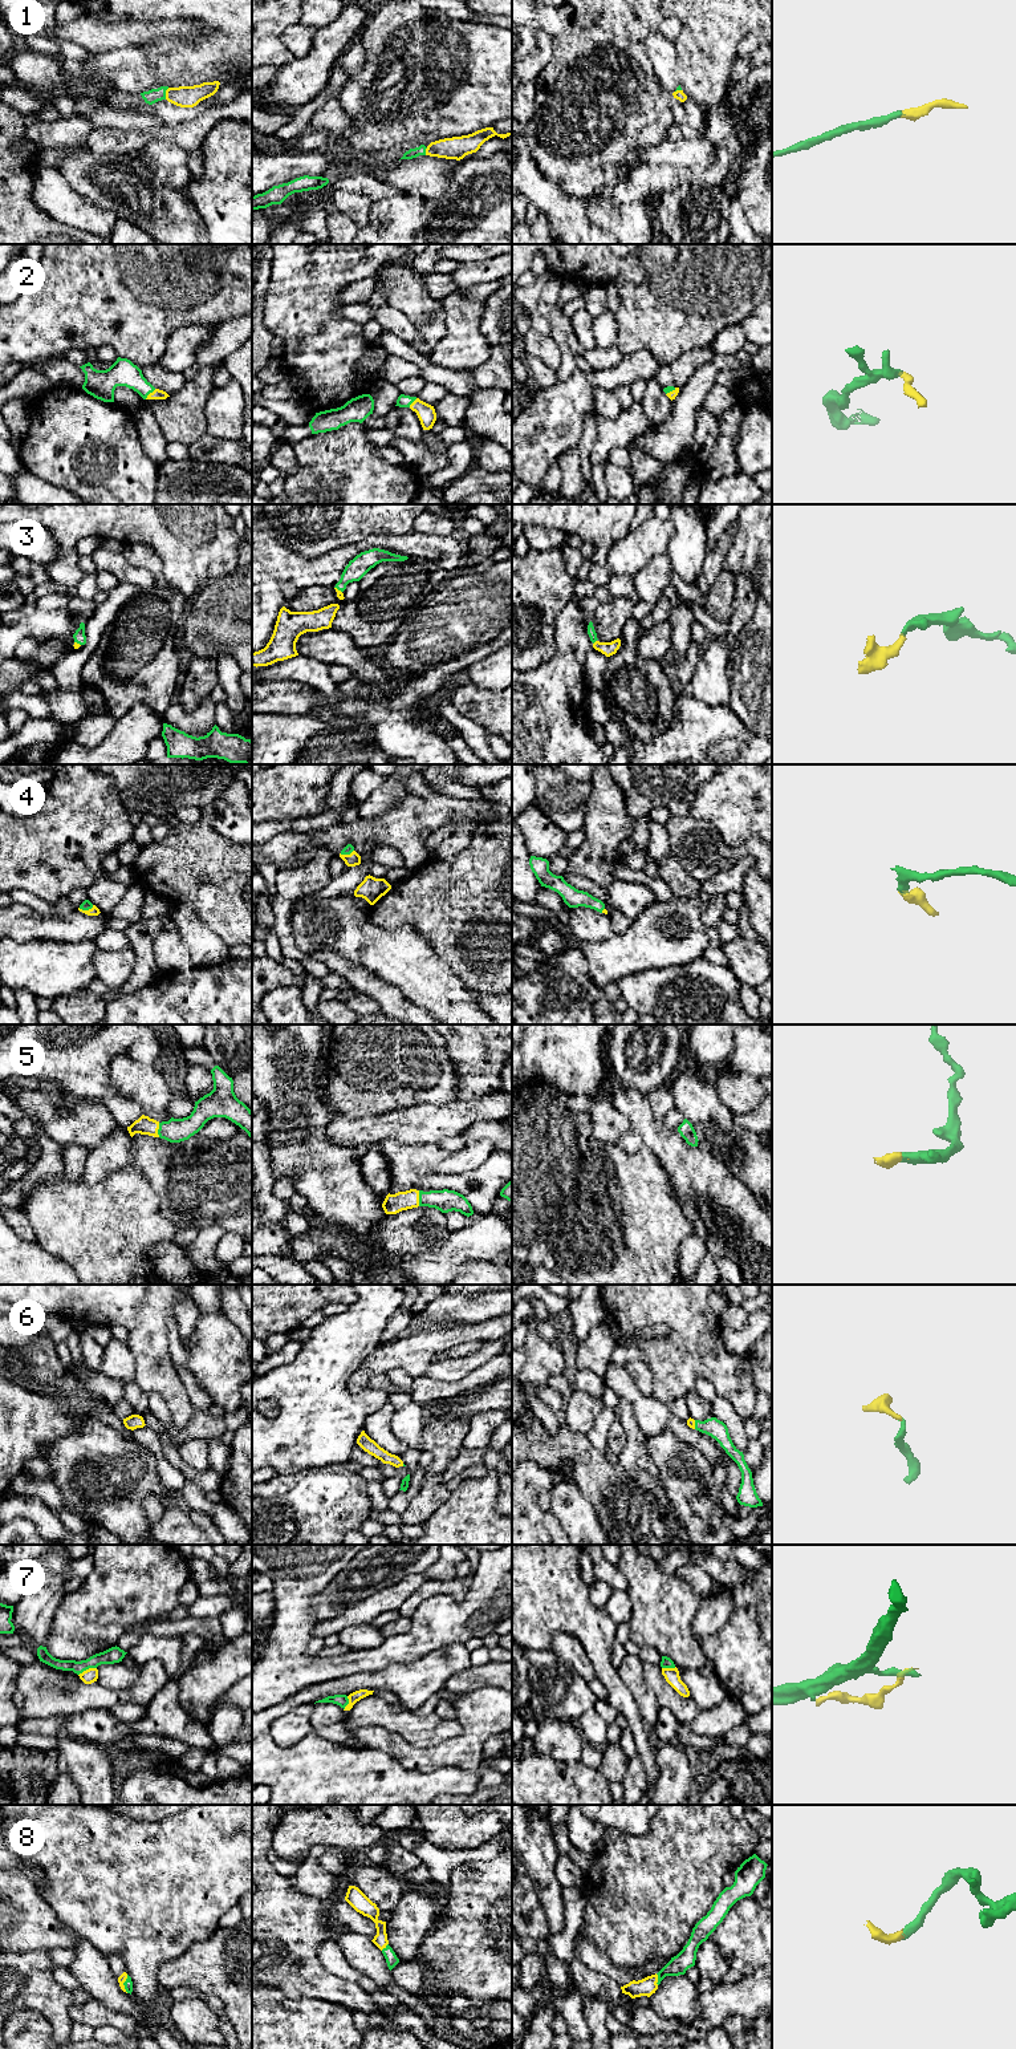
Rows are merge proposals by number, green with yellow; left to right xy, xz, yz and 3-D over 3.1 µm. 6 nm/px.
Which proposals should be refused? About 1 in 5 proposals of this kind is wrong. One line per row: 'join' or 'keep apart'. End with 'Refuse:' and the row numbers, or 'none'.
1: join
2: join
3: join
4: join
5: join
6: join
7: keep apart
8: join
Refuse: 7

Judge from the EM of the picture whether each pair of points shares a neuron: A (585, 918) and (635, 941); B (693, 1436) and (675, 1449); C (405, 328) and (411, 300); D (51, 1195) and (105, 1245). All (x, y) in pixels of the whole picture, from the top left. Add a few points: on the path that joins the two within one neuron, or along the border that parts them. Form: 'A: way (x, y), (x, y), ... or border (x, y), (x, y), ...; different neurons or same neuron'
A: border (613, 933), (602, 940), (582, 941); different neurons
B: border (669, 1428), (679, 1439), (695, 1447), (708, 1463); different neurons
C: border (386, 303), (409, 320), (421, 340), (419, 348); different neurons
D: way (64, 1208), (92, 1232); same neuron

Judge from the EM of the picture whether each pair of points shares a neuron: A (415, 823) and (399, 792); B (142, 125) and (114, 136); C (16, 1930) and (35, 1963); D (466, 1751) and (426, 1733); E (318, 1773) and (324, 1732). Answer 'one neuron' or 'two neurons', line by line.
A: two neurons
B: two neurons
C: two neurons
D: two neurons
E: two neurons

